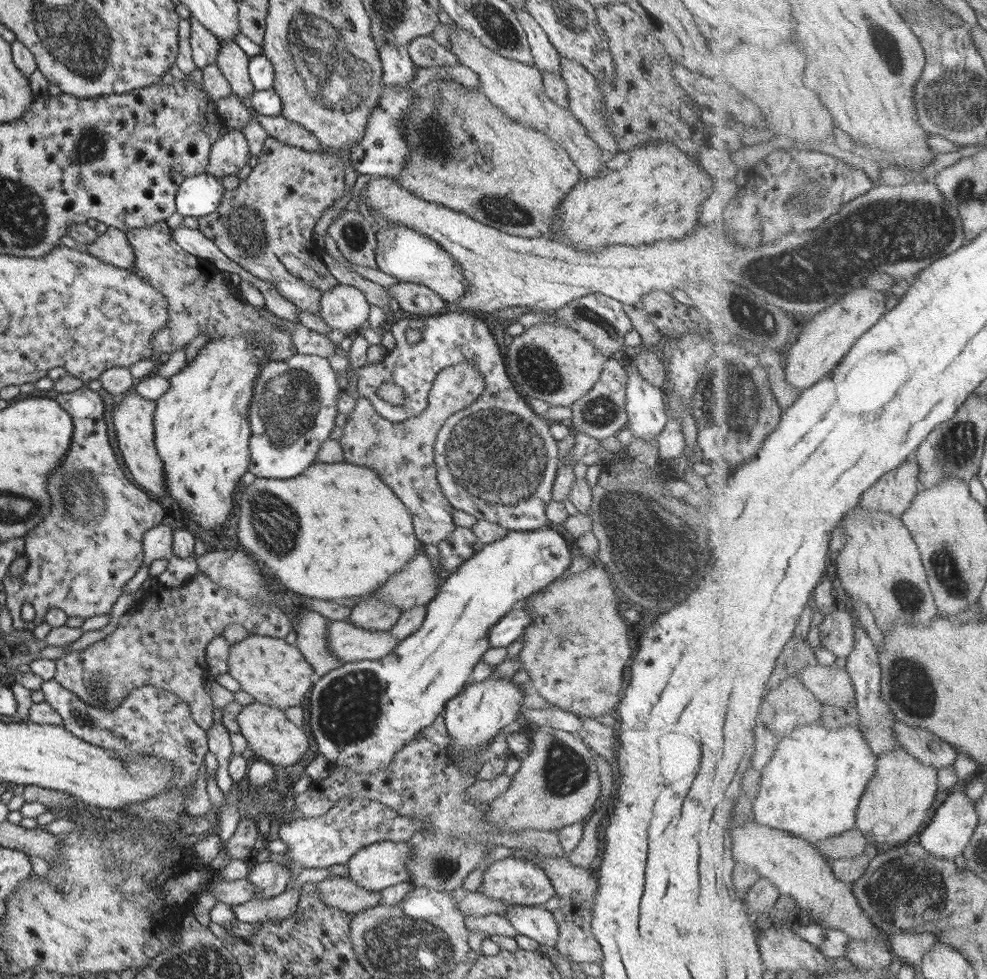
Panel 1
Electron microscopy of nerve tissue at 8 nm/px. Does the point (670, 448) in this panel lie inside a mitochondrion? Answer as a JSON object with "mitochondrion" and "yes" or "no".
{"mitochondrion":"no"}

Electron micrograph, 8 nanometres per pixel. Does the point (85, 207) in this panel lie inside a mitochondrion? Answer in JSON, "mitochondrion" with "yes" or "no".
{"mitochondrion":"no"}

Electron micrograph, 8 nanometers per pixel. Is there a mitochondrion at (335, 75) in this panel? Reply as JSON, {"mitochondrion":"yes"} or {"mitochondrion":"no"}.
{"mitochondrion":"yes"}

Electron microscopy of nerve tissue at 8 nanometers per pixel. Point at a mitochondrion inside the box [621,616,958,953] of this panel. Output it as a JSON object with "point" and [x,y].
{"point":[907,890]}

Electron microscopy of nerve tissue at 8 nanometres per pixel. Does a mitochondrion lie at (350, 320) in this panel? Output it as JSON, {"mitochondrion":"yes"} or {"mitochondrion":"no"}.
{"mitochondrion":"no"}

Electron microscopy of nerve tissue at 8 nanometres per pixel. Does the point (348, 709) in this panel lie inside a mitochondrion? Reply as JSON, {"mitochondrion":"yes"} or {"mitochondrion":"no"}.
{"mitochondrion":"yes"}

